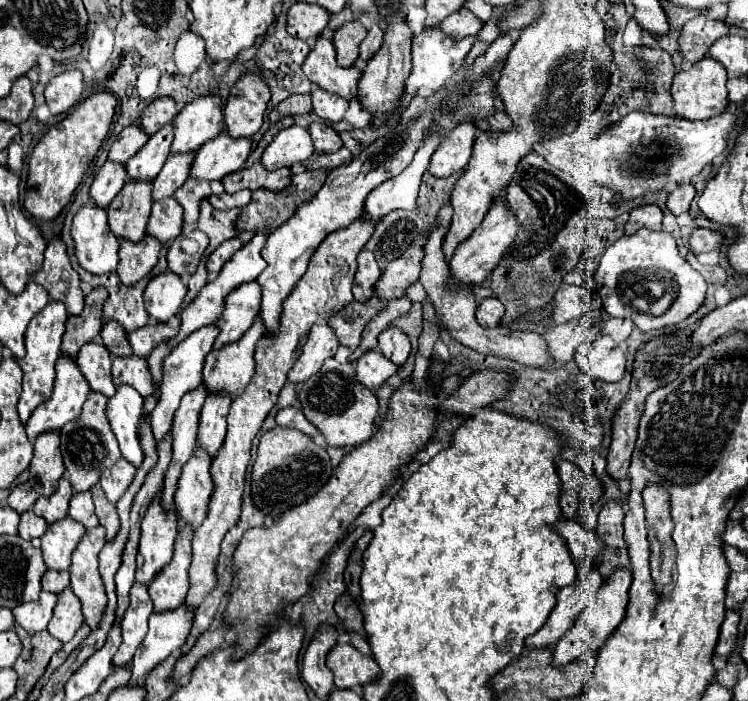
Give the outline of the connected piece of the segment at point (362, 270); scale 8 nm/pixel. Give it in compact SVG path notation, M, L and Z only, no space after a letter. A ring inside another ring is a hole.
M366 249L358 255L358 271L352 283L352 293L358 303L366 303L374 295L374 285L380 279L380 267L374 259L374 255Z

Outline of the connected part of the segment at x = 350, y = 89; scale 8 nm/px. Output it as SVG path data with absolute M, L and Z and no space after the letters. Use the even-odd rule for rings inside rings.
M322 35L316 39L316 45L310 49L306 61L302 63L302 71L318 87L336 93L348 101L358 95L356 85L362 71L352 67L344 69L336 63L336 49L332 39L326 39Z

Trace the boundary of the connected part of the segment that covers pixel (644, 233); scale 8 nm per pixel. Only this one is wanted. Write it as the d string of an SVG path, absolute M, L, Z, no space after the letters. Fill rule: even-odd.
M638 229L634 235L624 235L614 241L602 255L594 275L594 283L602 297L602 307L610 317L632 319L642 331L660 331L690 317L704 301L706 281L680 257L674 237L666 231ZM640 283L640 289L634 285ZM660 289L660 291L652 291ZM660 297L674 297L666 311L656 315L654 305Z

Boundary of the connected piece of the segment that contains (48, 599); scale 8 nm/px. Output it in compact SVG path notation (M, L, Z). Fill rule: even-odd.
M42 591L38 601L24 603L24 605L18 605L16 609L12 609L14 621L20 627L24 627L28 635L36 635L36 633L44 631L48 621L50 621L50 617L52 617L52 609L56 605L56 597L58 597L56 593Z

